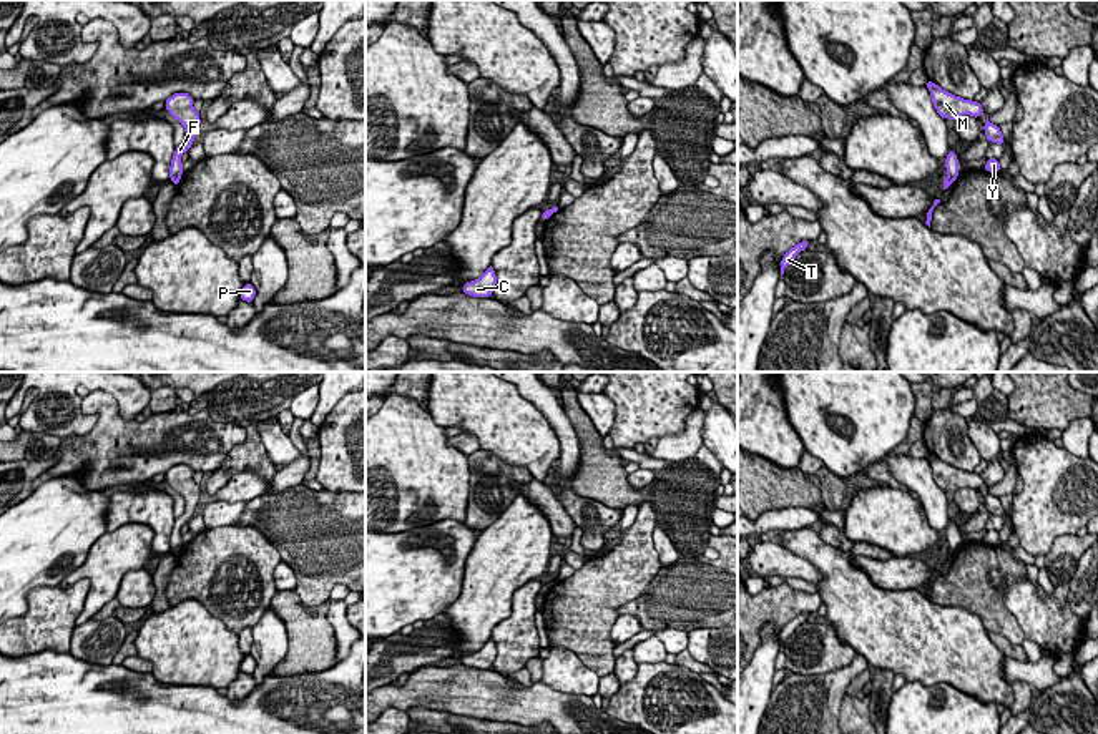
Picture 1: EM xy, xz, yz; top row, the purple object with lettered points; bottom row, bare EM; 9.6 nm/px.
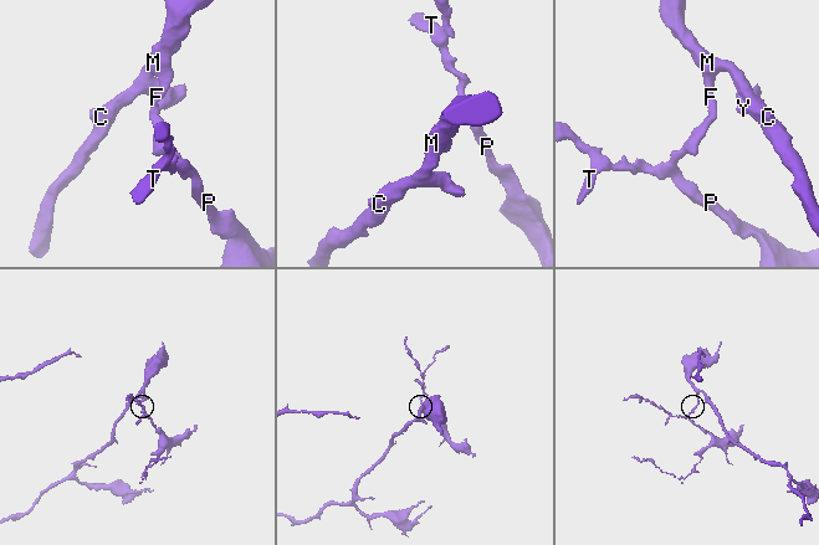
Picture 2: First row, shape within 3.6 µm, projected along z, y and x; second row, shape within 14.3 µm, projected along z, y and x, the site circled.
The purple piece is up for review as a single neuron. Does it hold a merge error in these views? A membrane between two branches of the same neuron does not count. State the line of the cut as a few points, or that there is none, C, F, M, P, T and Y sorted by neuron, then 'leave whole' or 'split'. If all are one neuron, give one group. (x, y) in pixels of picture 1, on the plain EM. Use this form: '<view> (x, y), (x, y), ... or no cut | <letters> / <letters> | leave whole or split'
xy (180, 547), (171, 552) | C F M Y / P T | split

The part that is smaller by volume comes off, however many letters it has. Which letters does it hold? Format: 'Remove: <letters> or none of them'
Remove: P, T

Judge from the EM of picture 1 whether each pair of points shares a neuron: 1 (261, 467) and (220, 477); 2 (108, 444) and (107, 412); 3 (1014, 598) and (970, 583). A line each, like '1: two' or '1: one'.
1: one
2: one
3: two

